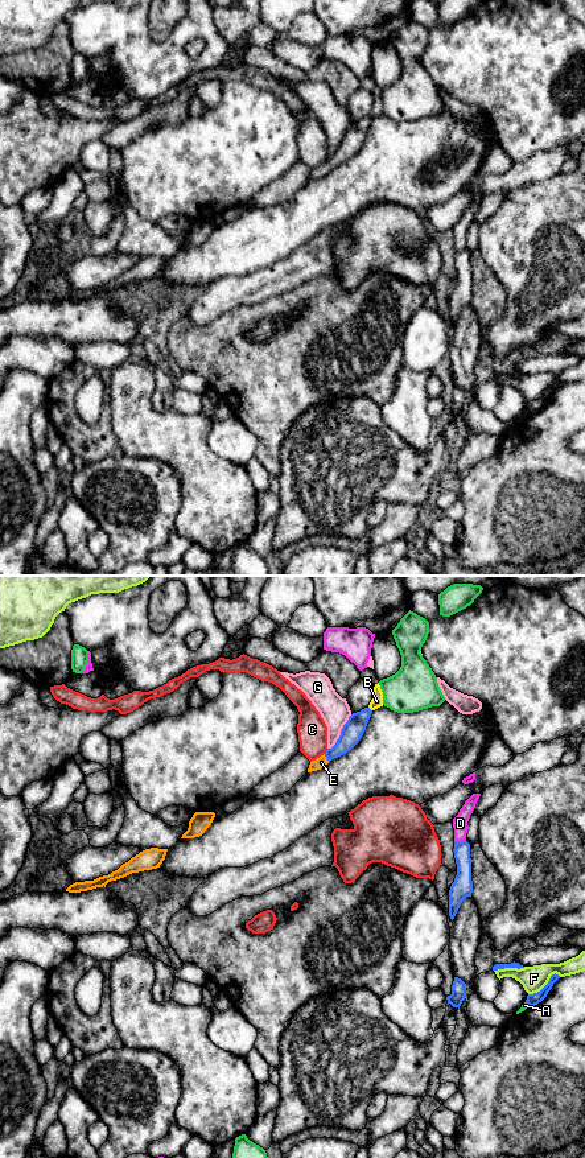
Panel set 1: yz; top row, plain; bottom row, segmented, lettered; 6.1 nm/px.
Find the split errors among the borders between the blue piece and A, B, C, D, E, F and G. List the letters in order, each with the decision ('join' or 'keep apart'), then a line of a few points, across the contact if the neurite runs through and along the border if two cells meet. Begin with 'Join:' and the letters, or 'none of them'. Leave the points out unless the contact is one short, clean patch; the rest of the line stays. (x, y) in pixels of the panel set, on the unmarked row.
Join: E
A: keep apart
B: keep apart
C: keep apart
D: keep apart
E: join; line yz (353, 139), (326, 167), (321, 170)
F: keep apart
G: keep apart; line yz (351, 123), (337, 149), (328, 157)

